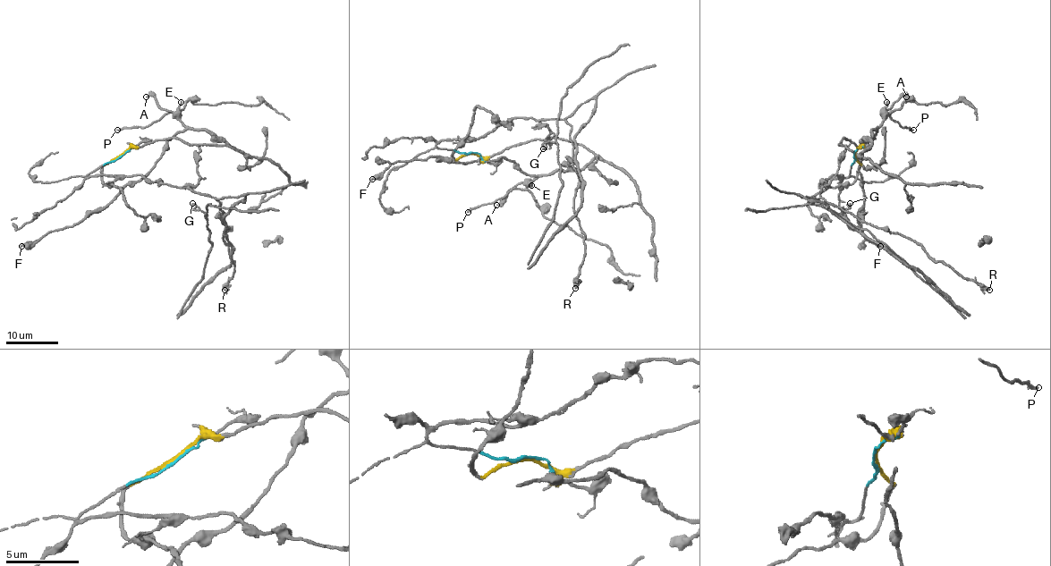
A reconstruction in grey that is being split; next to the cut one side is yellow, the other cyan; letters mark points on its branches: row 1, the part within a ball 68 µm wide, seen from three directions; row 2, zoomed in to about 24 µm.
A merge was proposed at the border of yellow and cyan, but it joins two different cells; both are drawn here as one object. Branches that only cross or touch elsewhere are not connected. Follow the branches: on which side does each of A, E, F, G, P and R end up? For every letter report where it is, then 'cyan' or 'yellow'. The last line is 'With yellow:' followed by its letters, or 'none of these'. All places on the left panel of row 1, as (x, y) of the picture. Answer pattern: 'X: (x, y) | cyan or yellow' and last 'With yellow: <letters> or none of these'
A: (146, 97) | yellow
E: (181, 102) | yellow
F: (21, 246) | yellow
G: (192, 203) | cyan
P: (117, 130) | yellow
R: (224, 290) | cyan
With yellow: A, E, F, P

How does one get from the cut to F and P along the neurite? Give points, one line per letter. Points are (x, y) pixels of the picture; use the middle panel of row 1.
F: (471, 153), (563, 139), (594, 156), (540, 175), (500, 156), (430, 156), (396, 161), (371, 179)
P: (471, 153), (491, 156), (528, 142), (563, 139), (594, 156), (582, 168), (540, 175), (468, 212)

